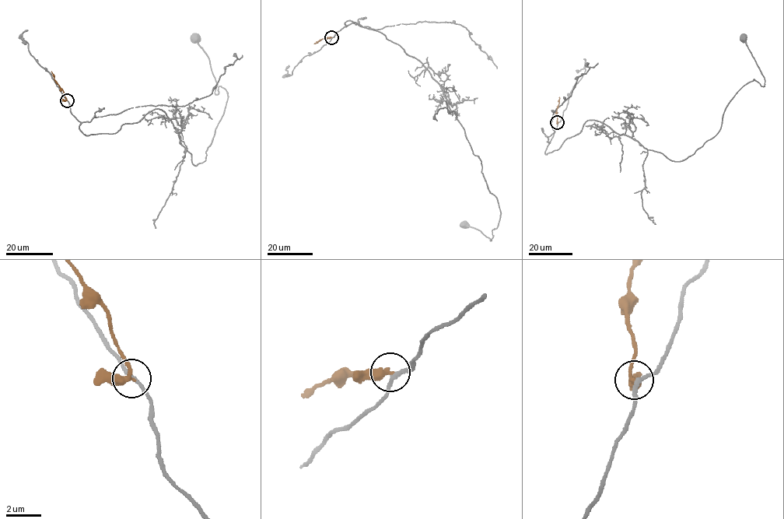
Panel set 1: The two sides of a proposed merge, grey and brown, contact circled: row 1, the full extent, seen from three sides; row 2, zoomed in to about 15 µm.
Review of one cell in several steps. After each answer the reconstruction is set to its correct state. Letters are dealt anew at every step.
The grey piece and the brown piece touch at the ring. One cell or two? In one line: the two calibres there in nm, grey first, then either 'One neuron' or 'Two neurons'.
Thickness 190 nm (grey) against 320 nm. One neuron

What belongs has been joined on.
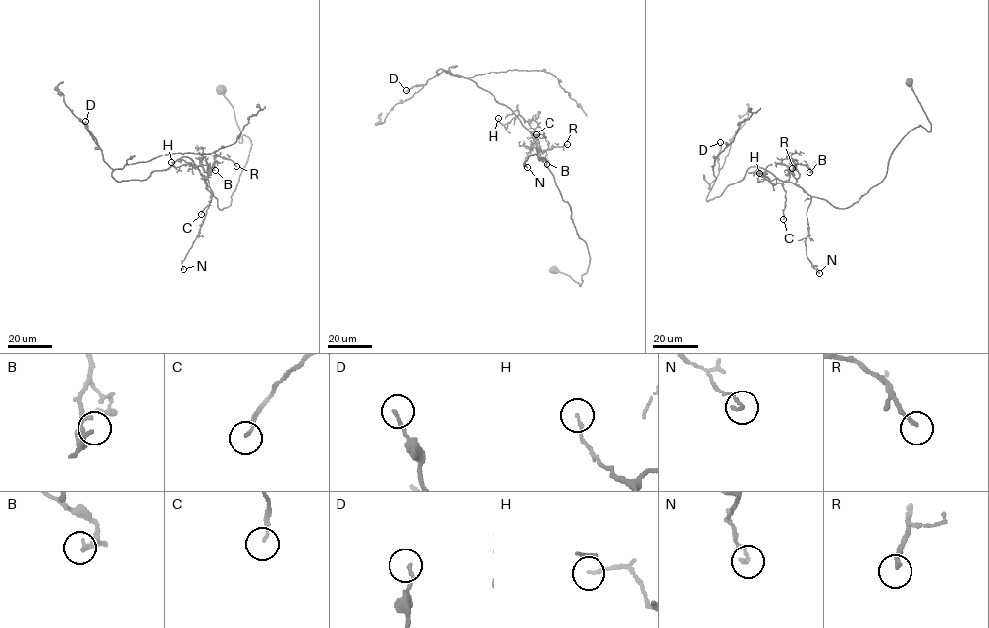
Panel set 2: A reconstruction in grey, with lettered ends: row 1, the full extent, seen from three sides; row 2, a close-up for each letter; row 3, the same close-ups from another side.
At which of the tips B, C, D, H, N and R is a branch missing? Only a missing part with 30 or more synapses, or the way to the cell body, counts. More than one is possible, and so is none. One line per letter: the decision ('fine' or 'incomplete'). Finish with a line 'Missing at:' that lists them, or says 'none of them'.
B: fine
C: fine
D: fine
H: fine
N: fine
R: fine
Missing at: none of them

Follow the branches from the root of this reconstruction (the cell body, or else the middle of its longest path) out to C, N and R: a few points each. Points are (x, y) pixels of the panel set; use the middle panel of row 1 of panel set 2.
C: (554, 269), (580, 286), (590, 256), (573, 225), (569, 205), (534, 141), (535, 135), (546, 137), (536, 134)
N: (554, 269), (580, 286), (590, 254), (545, 158), (530, 155), (524, 163), (527, 167)
R: (554, 269), (579, 286), (590, 259), (569, 205), (538, 150), (567, 144)

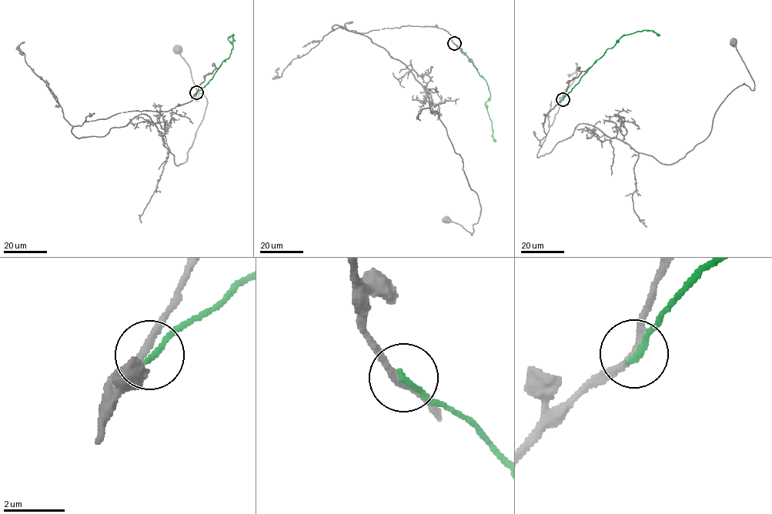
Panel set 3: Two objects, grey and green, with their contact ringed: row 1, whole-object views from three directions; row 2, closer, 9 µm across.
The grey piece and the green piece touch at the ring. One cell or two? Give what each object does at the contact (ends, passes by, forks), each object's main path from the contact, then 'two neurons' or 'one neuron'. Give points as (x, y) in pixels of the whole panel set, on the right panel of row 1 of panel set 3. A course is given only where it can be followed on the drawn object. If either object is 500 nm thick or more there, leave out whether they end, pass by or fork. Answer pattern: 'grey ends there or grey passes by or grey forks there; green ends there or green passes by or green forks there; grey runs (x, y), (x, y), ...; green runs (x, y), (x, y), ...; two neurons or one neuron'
grey passes by; green ends there; grey runs (563, 99), (542, 123), (538, 157), (583, 123), (673, 164), (709, 135), (734, 88), (754, 88), (732, 41); green runs (563, 99), (594, 62), (623, 35), (648, 30), (660, 35); two neurons

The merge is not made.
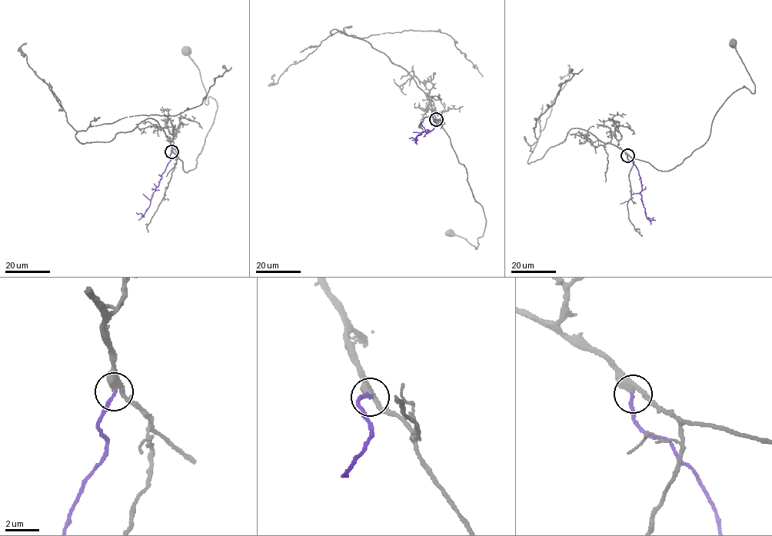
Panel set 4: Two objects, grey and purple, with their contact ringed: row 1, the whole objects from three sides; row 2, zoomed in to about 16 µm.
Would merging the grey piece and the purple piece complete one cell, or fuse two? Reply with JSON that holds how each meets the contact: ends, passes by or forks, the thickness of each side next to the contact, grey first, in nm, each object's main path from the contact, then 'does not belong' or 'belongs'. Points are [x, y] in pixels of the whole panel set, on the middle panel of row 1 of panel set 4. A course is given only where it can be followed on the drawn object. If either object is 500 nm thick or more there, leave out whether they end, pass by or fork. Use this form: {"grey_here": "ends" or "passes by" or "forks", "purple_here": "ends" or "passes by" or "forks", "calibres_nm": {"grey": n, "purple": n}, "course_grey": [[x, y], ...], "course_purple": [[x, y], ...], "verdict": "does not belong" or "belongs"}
{"grey_here": "passes by", "purple_here": "ends", "calibres_nm": {"grey": 360, "purple": 190}, "course_grey": [[436, 119], [467, 170], [467, 181], [482, 207], [486, 221], [476, 249], [450, 231]], "course_purple": [[436, 119], [436, 124], [430, 131], [422, 131], [415, 141], [413, 138], [409, 138]], "verdict": "belongs"}

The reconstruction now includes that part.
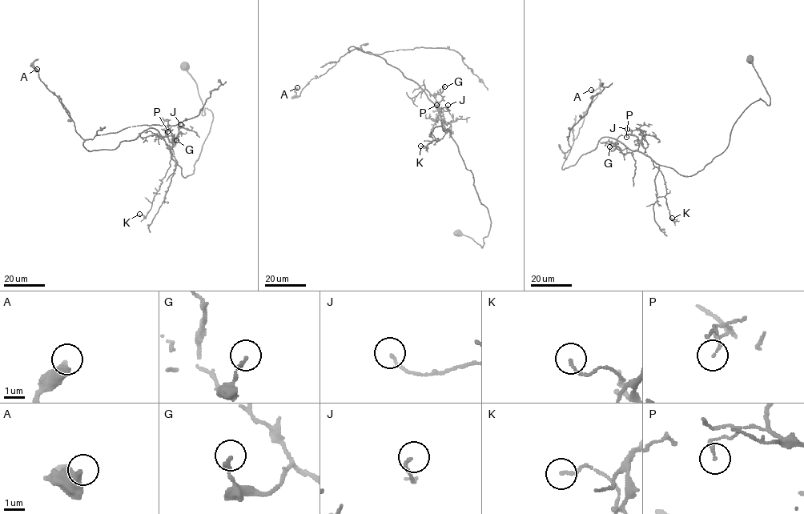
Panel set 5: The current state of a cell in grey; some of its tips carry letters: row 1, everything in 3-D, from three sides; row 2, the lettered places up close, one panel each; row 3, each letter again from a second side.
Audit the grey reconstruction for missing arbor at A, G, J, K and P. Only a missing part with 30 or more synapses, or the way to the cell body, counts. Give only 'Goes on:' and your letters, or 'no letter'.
Goes on: no letter

